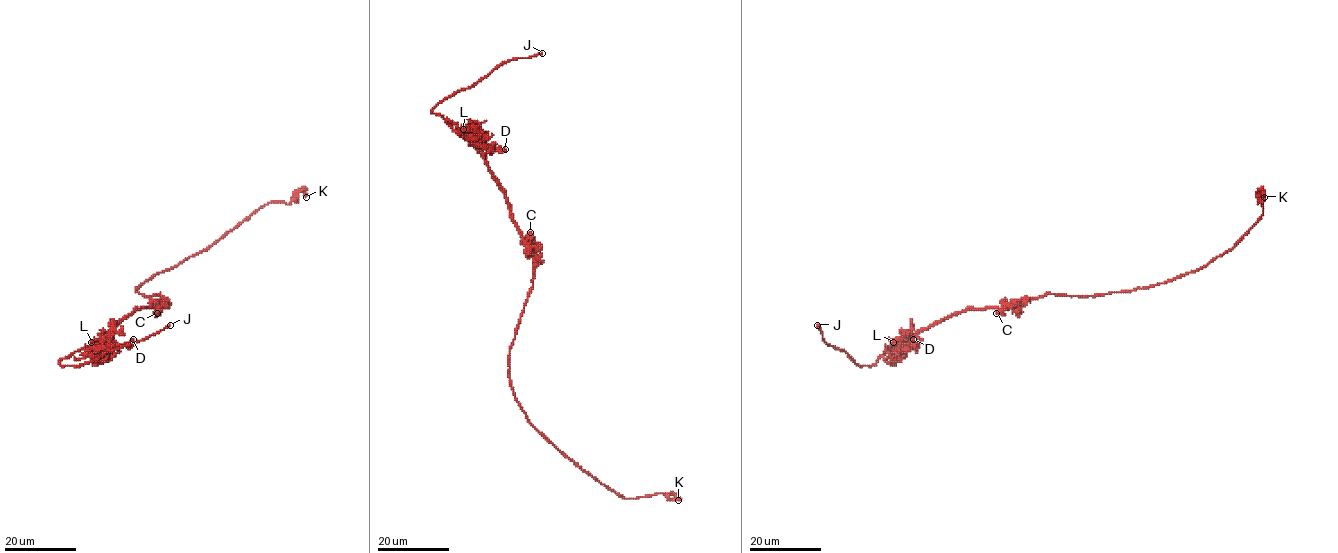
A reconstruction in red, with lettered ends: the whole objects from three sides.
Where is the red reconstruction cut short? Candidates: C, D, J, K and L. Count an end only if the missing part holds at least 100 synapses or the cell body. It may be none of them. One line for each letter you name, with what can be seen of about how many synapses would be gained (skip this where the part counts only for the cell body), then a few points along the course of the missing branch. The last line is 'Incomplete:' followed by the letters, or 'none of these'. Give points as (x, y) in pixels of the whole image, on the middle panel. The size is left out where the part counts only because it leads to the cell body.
J: course (542, 53), (567, 46)
Incomplete: J

